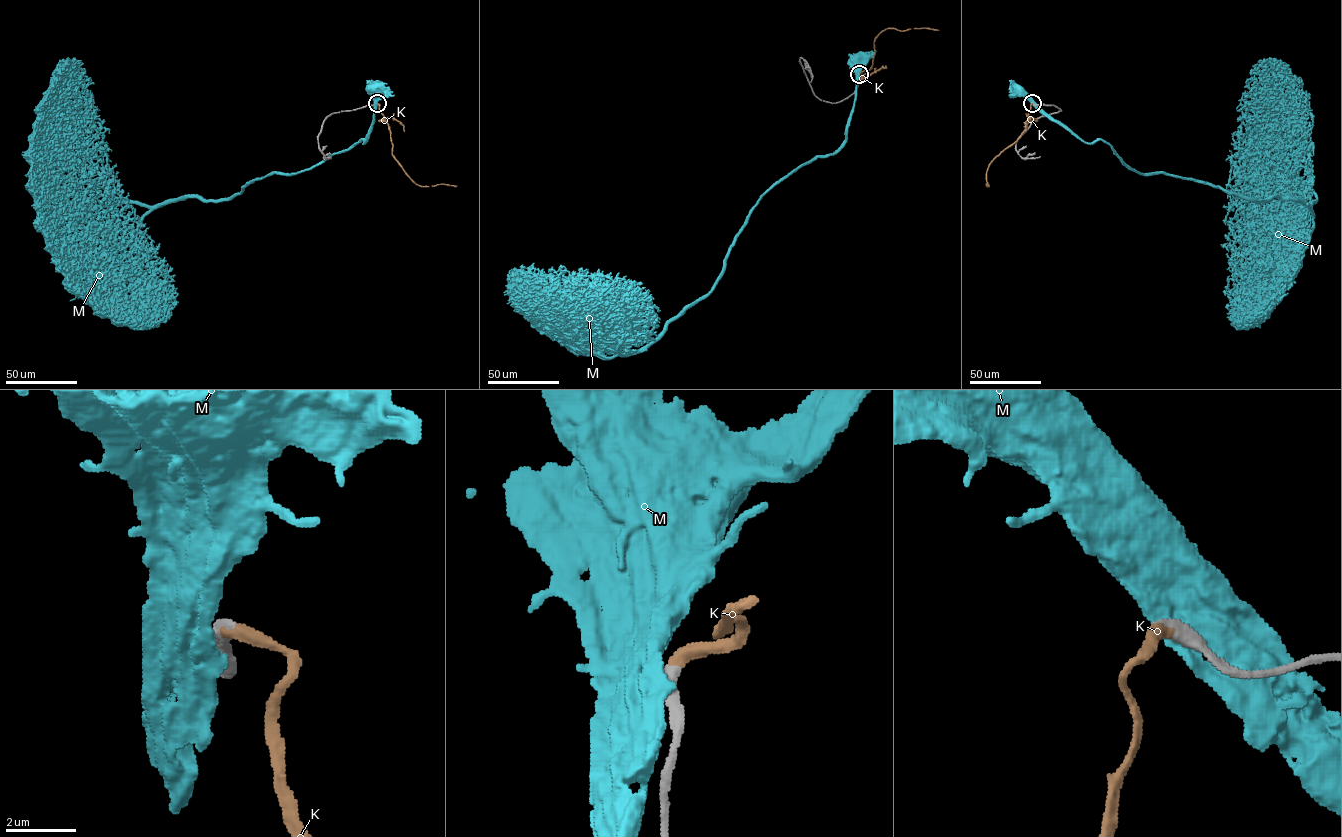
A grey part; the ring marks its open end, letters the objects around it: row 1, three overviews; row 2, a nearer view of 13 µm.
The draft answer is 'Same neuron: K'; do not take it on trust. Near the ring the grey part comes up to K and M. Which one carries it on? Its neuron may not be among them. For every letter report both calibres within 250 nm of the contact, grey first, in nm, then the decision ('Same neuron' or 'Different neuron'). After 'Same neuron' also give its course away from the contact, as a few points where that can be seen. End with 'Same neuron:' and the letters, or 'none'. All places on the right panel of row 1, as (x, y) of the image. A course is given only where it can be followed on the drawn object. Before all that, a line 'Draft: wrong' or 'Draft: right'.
Draft: right
K: Thickness 440 nm (grey) against 400 nm. Same neuron. Its course: (1032, 103), (1025, 130), (989, 165), (988, 186)
M: Thickness 480 nm (grey) against 700 nm. Different neuron
Same neuron: K

